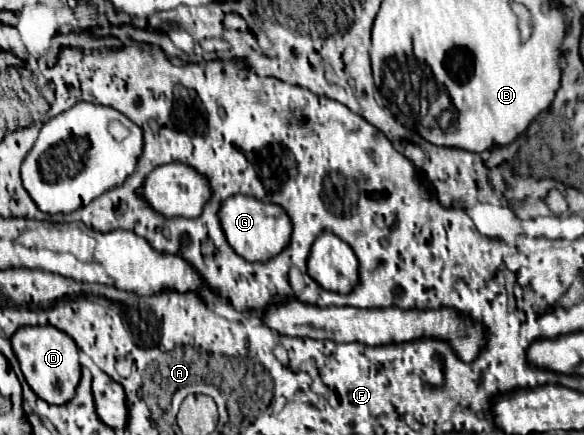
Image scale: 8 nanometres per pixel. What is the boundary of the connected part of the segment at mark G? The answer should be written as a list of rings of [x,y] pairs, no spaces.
[[[236,194],[226,198],[218,210],[218,220],[224,230],[226,242],[232,246],[232,250],[250,262],[270,260],[270,256],[282,252],[282,248],[286,248],[286,244],[290,242],[292,224],[286,212],[282,212],[282,208],[278,208],[276,204],[260,202],[252,196]]]

